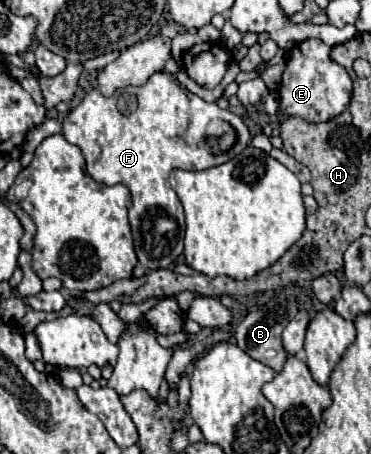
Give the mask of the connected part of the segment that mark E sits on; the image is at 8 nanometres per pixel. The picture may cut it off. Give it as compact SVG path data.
M307 38L293 46L285 58L285 72L279 84L279 112L283 118L297 116L305 122L329 122L349 108L353 82L343 66L331 60L331 46L319 38Z

